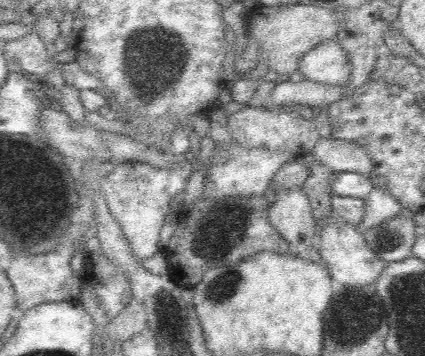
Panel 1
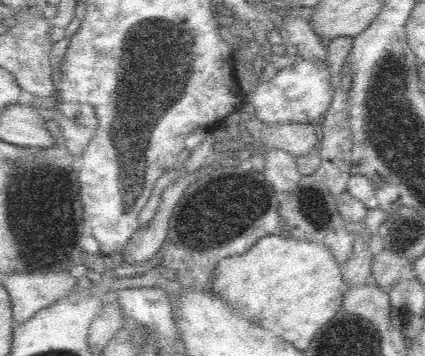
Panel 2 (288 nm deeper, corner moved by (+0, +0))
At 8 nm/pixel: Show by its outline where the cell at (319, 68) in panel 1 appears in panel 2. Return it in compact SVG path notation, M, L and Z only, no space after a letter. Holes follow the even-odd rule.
M300 58L294 66L284 68L266 84L258 84L258 88L246 94L250 100L250 110L258 122L264 126L278 124L320 124L328 108L332 106L332 76L328 64L316 60Z

